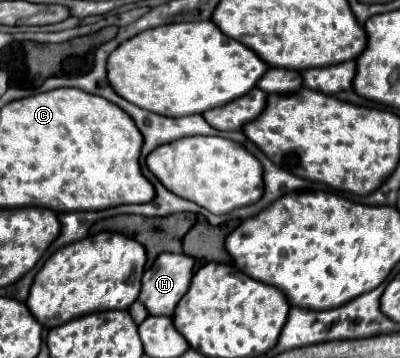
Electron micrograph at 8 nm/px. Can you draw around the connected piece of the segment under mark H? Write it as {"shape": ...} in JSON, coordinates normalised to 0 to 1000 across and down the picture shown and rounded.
{"shape":[[[400,707],[385,740],[355,774],[345,841],[360,846],[375,880],[435,880],[435,858],[465,824],[480,779],[485,723],[450,707]]]}

